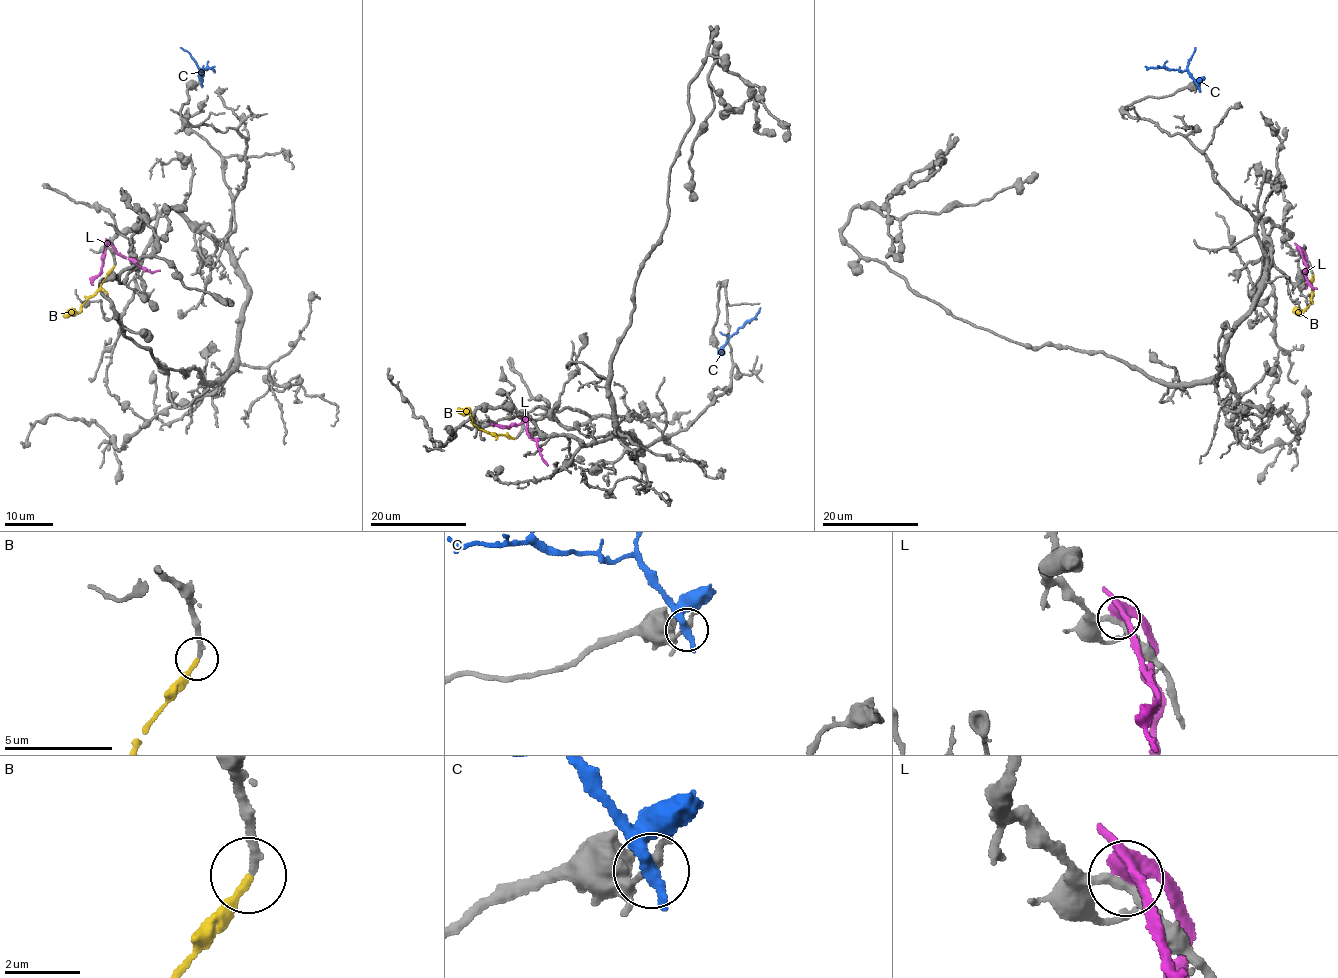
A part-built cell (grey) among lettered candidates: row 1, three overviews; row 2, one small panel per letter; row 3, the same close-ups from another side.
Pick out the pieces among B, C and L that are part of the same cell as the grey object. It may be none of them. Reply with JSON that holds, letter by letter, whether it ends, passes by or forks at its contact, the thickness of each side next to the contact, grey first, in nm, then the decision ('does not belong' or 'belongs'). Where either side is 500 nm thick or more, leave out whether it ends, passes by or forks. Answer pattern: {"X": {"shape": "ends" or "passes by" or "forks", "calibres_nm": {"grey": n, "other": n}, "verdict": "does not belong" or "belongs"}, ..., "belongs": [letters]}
{"B": {"shape": "ends", "calibres_nm": {"grey": 200, "other": 220}, "verdict": "belongs"}, "C": {"shape": "ends", "calibres_nm": {"grey": 240, "other": 400}, "verdict": "does not belong"}, "L": {"shape": "forks", "calibres_nm": {"grey": 240, "other": 400}, "verdict": "does not belong"}, "belongs": ["B"]}

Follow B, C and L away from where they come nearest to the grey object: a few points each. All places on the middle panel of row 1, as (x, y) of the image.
B: (514, 438), (491, 435), (458, 407)
C: (719, 350), (760, 308)
L: (523, 417), (547, 466)

